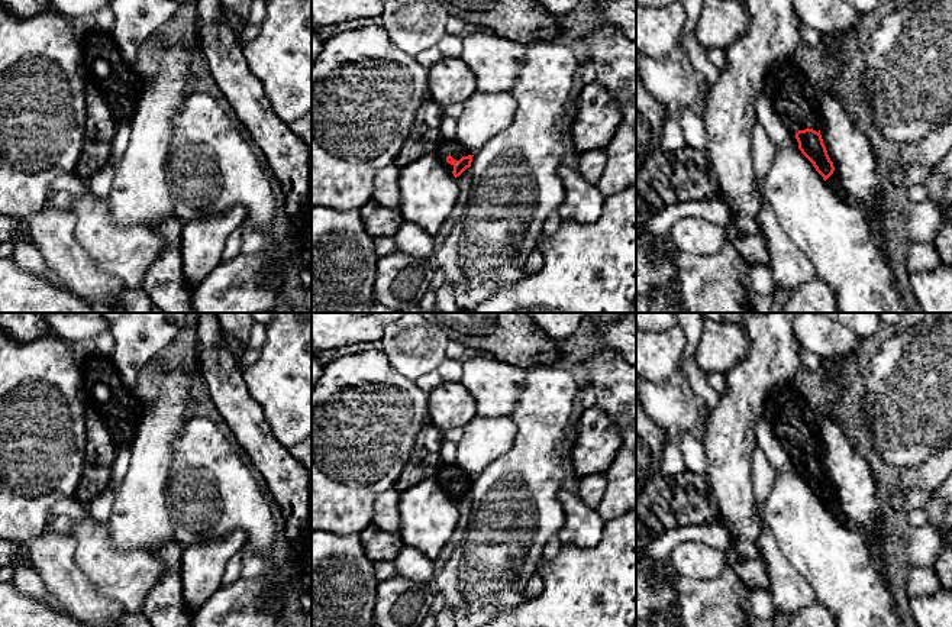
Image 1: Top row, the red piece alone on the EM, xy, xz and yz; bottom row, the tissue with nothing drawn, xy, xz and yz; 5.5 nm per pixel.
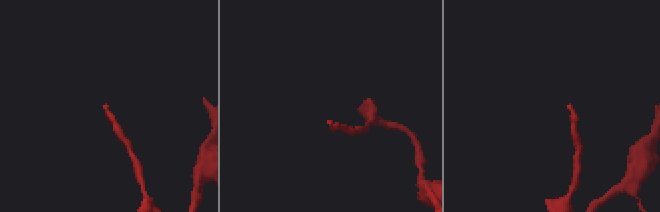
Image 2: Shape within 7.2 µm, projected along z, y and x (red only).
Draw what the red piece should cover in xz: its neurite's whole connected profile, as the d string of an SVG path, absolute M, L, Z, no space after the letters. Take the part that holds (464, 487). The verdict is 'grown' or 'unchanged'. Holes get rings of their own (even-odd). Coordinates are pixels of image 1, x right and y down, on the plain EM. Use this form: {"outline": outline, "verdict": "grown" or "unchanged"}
{"outline": "M440 463L436 471L436 478L442 489L459 501L467 492L471 491L472 476L454 463Z", "verdict": "grown"}

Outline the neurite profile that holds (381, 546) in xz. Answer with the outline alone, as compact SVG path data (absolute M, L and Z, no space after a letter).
M374 523L368 524L359 534L367 555L377 562L390 562L400 555L406 546L400 534L378 529Z

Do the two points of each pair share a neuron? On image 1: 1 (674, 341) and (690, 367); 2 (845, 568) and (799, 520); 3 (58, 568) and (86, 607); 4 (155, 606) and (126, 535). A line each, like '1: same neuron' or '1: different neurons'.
1: different neurons
2: same neuron
3: same neuron
4: different neurons

